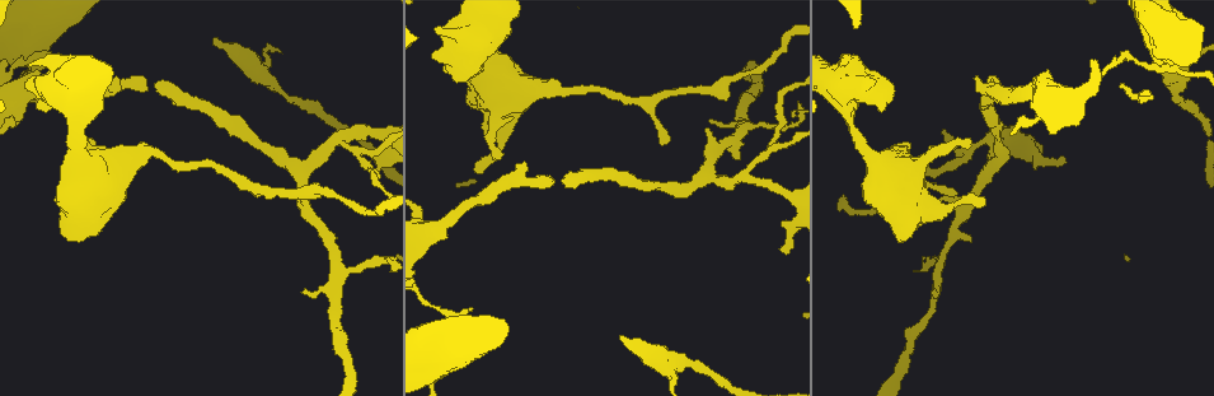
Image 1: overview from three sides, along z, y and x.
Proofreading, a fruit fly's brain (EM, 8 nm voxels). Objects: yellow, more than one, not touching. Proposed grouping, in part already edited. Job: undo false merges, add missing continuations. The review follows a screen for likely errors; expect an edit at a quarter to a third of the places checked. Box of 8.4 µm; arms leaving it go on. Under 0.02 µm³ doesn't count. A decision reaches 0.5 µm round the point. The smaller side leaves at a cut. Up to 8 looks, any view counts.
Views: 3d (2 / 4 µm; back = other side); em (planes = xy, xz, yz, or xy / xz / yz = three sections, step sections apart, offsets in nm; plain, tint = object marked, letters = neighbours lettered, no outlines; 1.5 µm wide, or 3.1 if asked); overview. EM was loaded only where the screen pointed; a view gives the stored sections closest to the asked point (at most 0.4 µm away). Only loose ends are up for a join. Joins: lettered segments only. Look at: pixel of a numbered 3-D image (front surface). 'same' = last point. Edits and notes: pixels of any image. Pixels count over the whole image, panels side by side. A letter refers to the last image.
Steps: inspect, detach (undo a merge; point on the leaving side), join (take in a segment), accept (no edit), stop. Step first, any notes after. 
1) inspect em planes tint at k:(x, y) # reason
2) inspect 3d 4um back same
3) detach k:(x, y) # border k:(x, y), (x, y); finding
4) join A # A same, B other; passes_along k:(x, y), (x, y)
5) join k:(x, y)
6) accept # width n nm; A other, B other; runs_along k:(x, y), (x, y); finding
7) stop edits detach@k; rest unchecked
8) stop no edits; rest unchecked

inspect em planes tint at 1:(213, 44) # free end

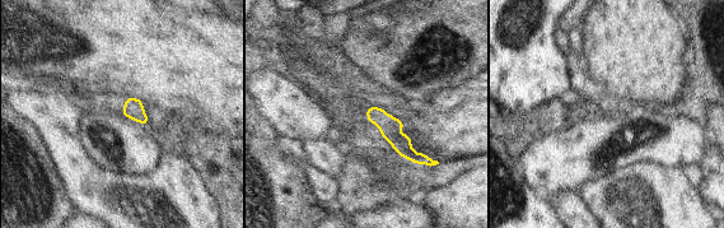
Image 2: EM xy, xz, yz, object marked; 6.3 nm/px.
inspect em planes letters same

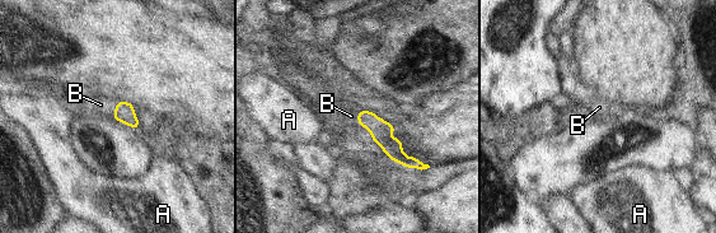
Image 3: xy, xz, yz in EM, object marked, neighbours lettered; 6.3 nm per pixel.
join B # longest_contact B 100 nm; A other, B same; it goes on there

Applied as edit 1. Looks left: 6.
inspect 3d 2um back at 1:(987, 140) # branch point

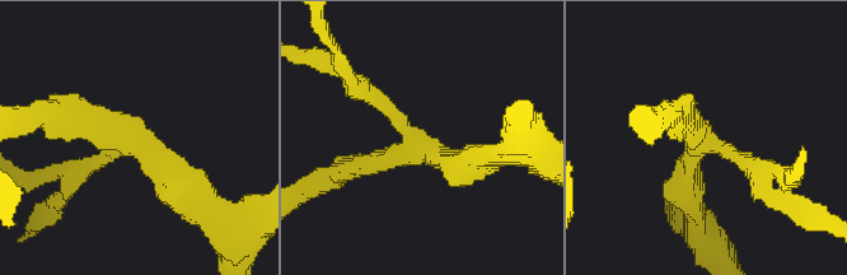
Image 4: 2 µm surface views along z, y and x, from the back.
inspect em planes letters at 4:(138, 146) # arms 3

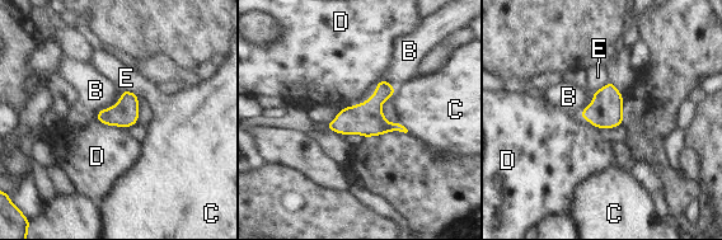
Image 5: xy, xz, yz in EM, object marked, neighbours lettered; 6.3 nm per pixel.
accept # width 180 nm; B other, C other, D other, E other; border 5:(379, 80), (365, 100), (338, 112); all the same neuron

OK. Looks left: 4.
inspect em xy step 4 tint at 1:(954, 189) # an open end

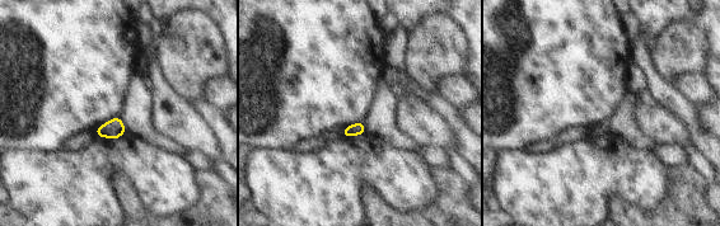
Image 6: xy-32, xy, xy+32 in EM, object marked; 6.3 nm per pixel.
inspect em planes letters same # another direction

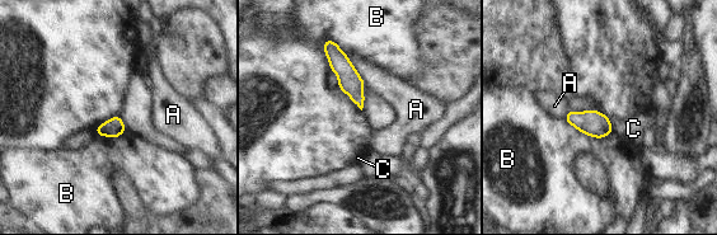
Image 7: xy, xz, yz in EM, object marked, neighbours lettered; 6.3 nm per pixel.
accept # A other, B other, C other; border 7:(610, 121), (613, 131); none of them fits

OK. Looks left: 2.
stop edits join@3; rest unchecked

